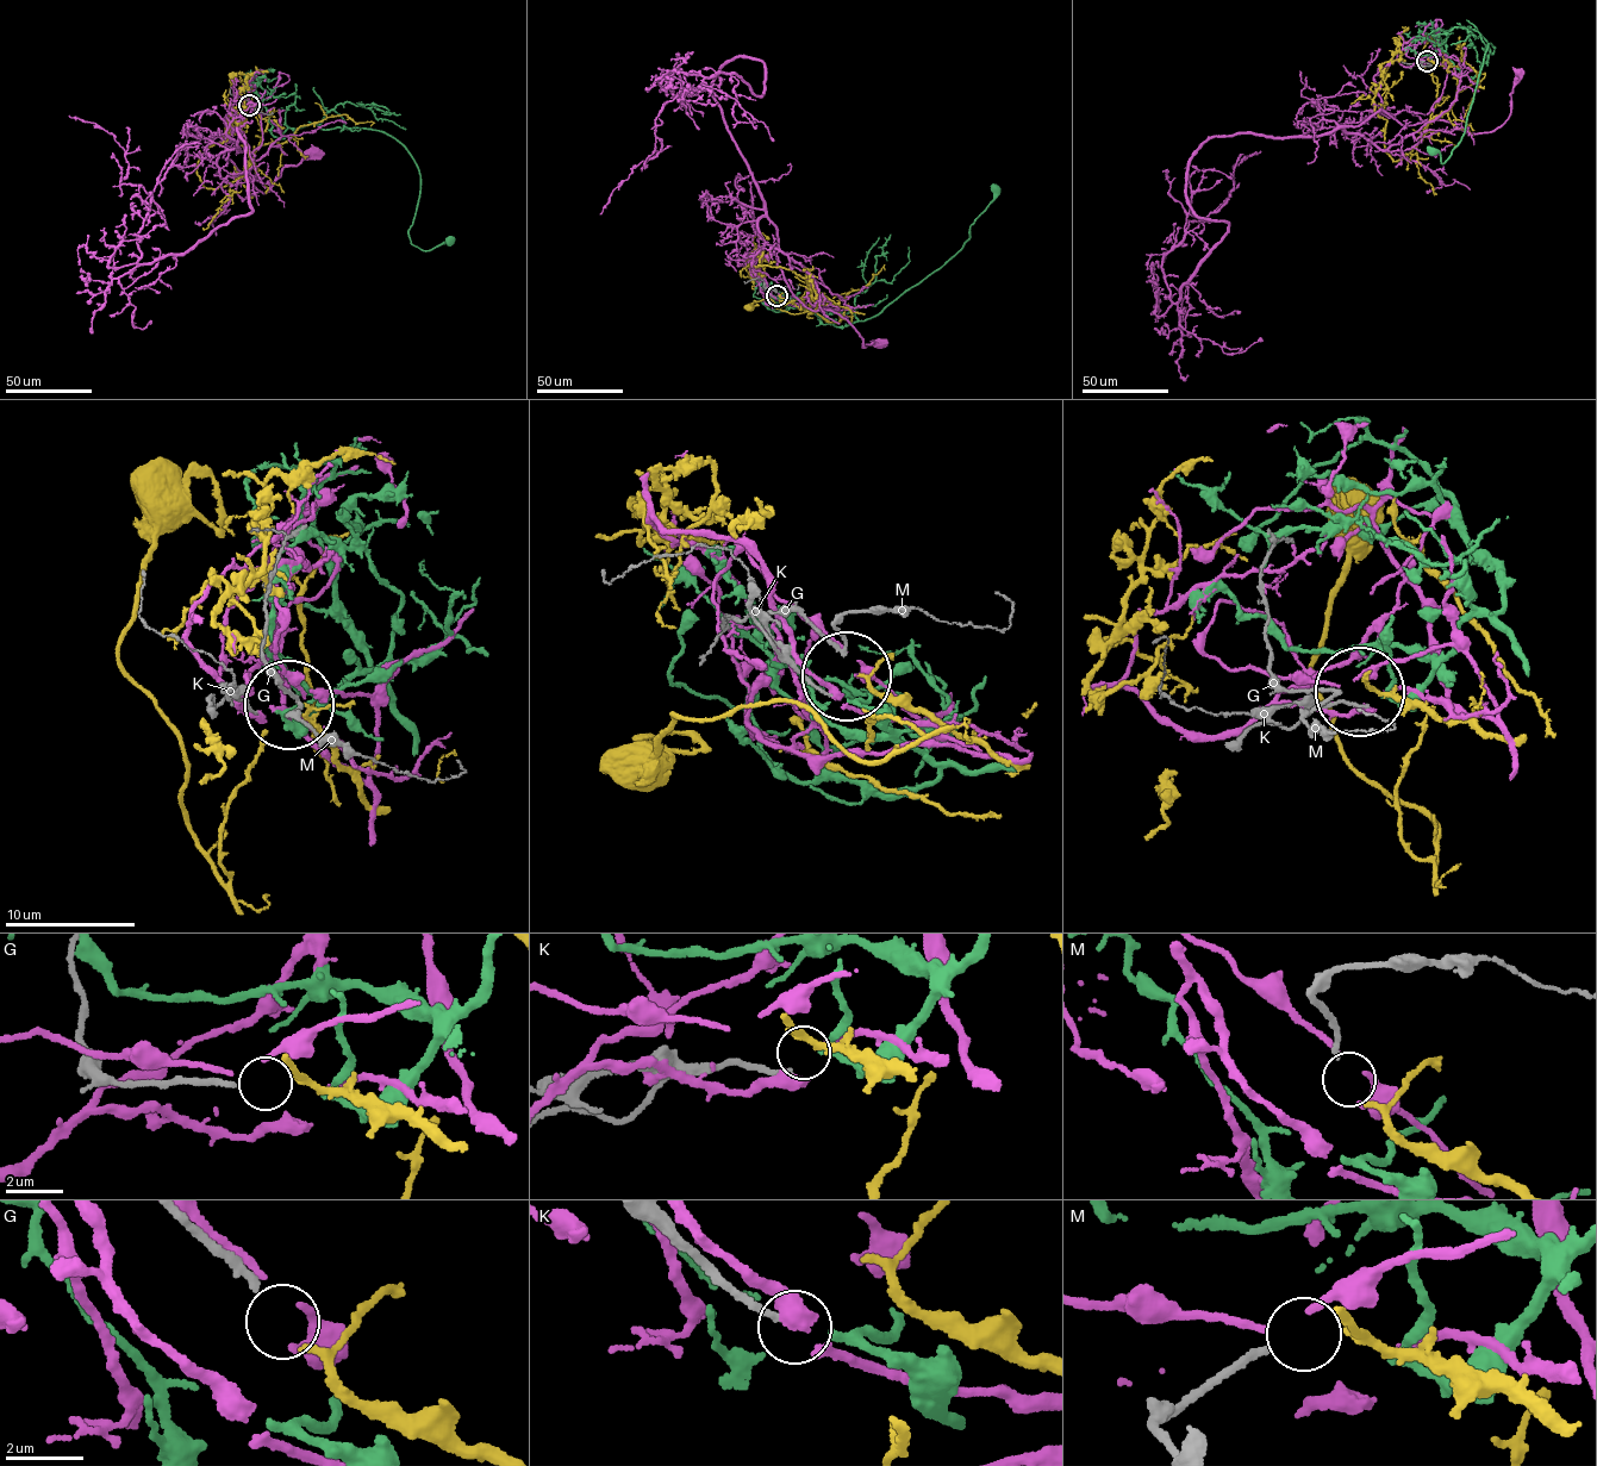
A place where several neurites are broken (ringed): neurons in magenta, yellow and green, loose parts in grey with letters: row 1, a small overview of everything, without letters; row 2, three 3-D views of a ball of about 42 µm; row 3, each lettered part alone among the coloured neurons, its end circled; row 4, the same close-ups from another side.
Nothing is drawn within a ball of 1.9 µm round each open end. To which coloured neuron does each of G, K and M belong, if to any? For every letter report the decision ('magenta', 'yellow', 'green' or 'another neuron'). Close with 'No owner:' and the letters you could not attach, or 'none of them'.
G: yellow
K: green
M: another neuron
No owner: M

